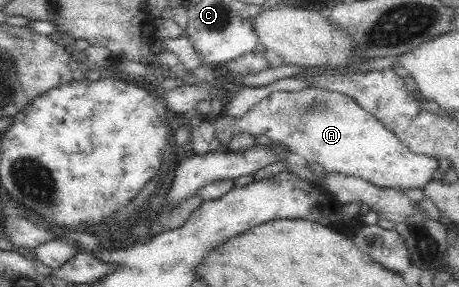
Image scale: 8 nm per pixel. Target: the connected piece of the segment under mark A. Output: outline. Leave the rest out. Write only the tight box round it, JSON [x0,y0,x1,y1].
[236,87,437,188]

